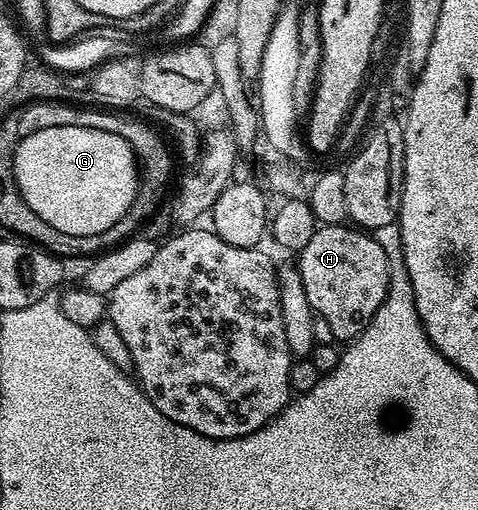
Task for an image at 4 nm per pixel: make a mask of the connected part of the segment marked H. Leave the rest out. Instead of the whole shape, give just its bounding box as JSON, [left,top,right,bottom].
[297,225,391,343]

